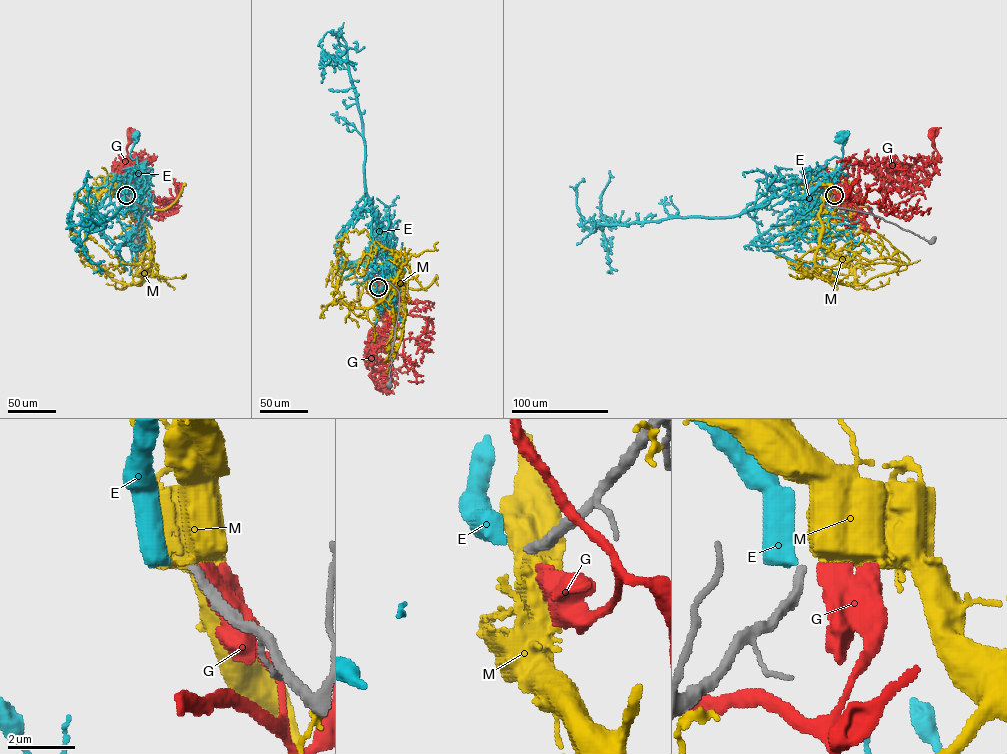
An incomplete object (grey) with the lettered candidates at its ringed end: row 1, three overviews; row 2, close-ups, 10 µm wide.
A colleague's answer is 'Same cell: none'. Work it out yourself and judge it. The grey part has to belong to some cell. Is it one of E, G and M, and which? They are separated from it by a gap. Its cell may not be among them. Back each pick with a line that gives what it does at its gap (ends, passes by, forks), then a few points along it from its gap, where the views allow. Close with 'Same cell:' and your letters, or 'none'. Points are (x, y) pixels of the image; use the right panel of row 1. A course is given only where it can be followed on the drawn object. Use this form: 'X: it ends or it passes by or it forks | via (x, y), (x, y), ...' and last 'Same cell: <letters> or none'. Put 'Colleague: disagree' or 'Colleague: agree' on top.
Colleague: agree
Same cell: none

